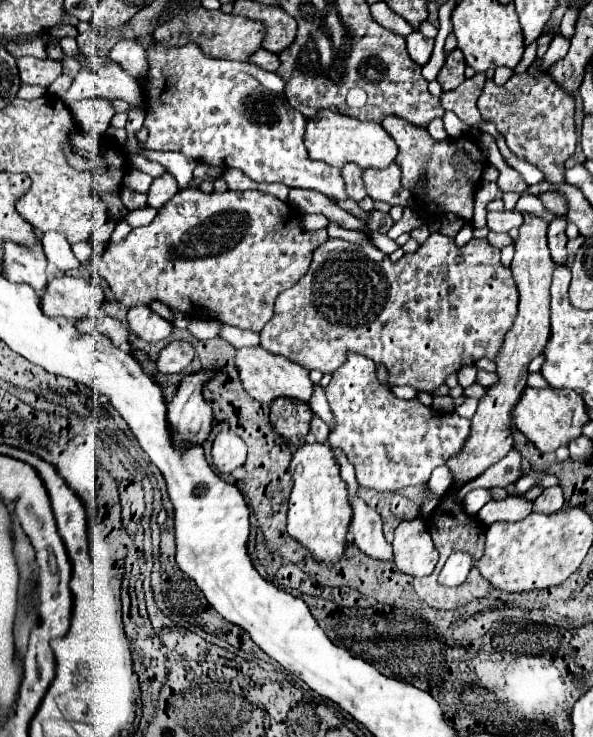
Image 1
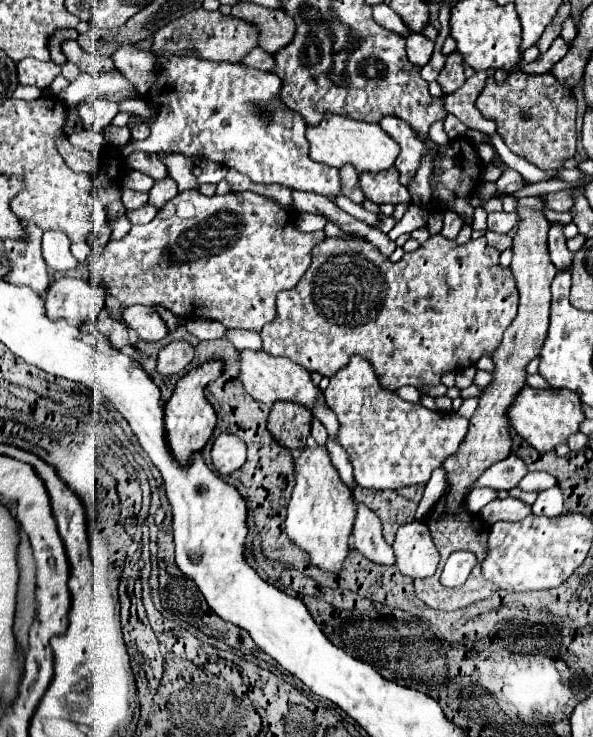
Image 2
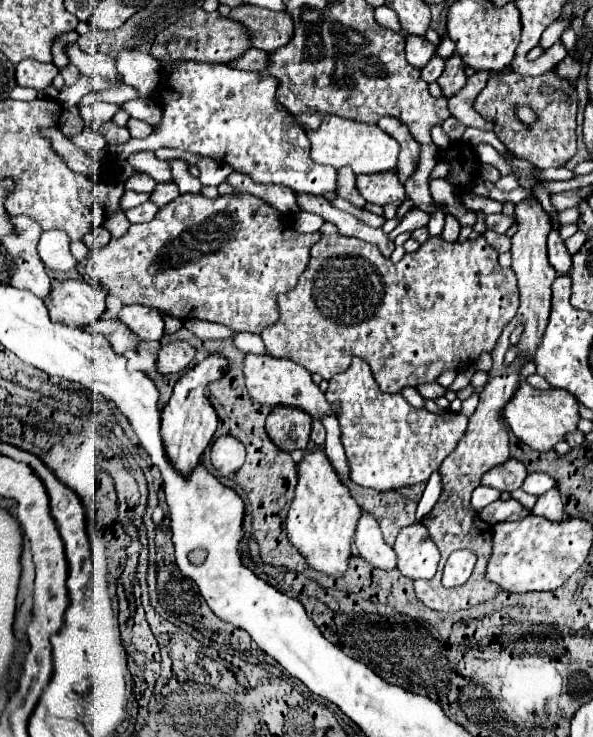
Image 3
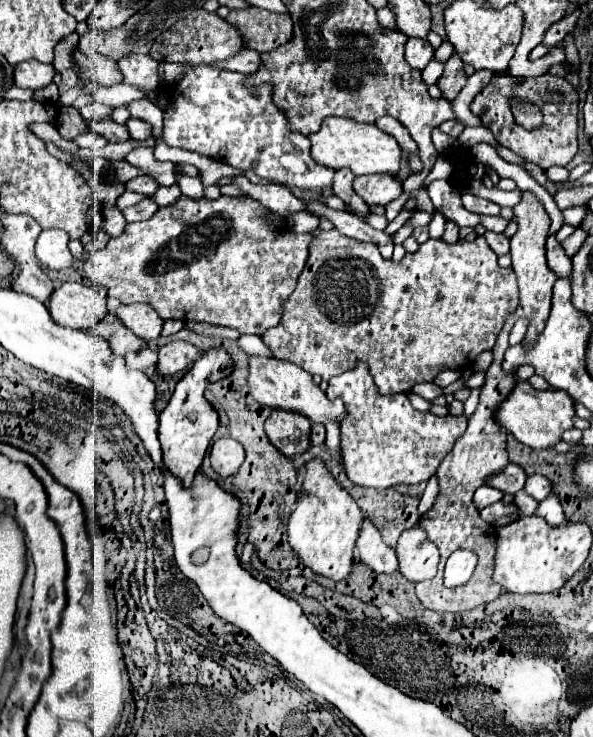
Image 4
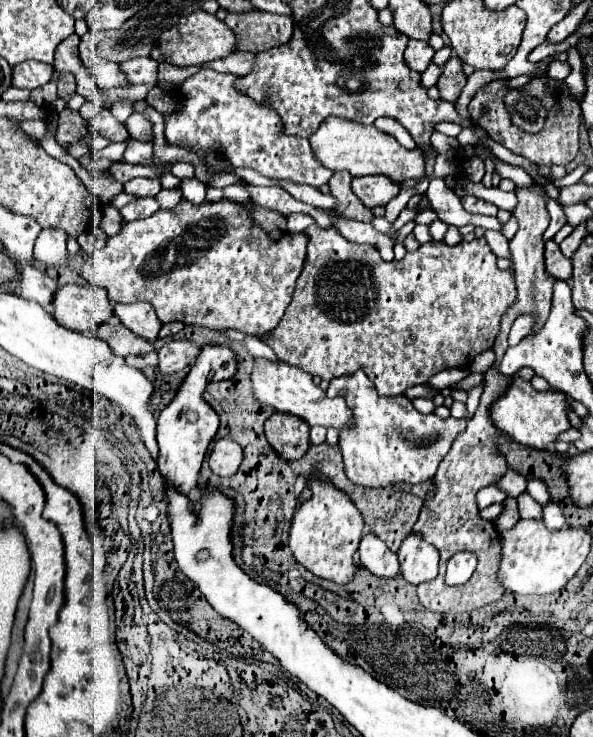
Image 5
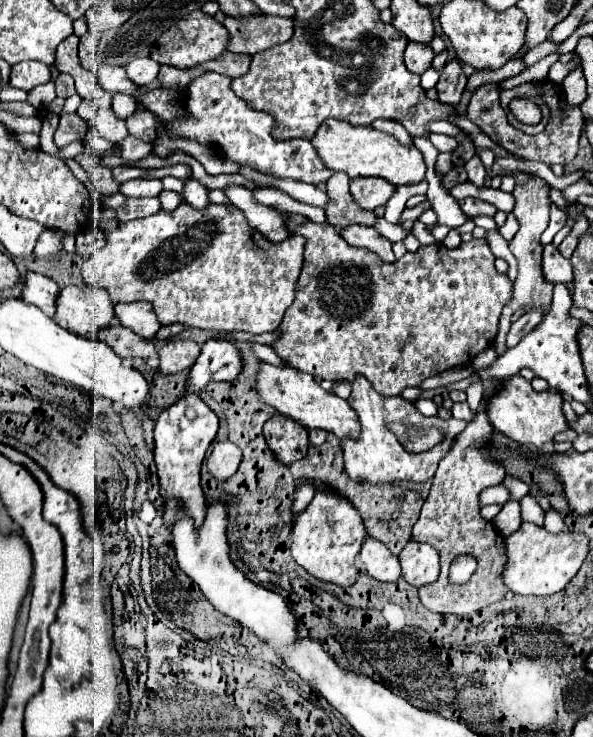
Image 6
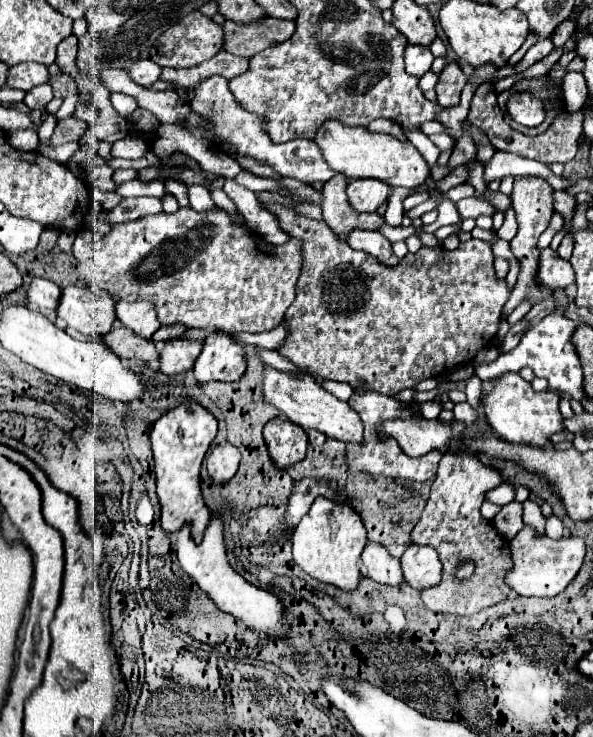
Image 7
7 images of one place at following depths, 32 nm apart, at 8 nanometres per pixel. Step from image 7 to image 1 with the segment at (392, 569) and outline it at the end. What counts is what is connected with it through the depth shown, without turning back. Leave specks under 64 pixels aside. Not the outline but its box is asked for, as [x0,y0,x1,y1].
[334,448,392,560]

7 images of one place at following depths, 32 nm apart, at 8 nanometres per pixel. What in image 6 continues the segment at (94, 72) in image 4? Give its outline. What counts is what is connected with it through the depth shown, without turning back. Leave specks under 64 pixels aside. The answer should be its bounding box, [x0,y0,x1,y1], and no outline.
[94,64,136,94]

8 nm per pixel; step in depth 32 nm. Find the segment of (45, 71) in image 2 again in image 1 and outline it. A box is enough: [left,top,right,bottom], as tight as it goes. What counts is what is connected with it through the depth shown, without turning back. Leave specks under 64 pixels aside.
[18,56,62,88]

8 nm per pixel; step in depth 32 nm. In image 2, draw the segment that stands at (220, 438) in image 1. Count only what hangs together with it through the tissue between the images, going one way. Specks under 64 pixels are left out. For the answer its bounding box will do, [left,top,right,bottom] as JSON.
[212,432,246,476]

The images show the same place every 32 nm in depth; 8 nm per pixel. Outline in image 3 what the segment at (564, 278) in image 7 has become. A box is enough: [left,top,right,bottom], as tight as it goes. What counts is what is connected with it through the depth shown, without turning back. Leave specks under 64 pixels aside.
[548,228,572,274]

